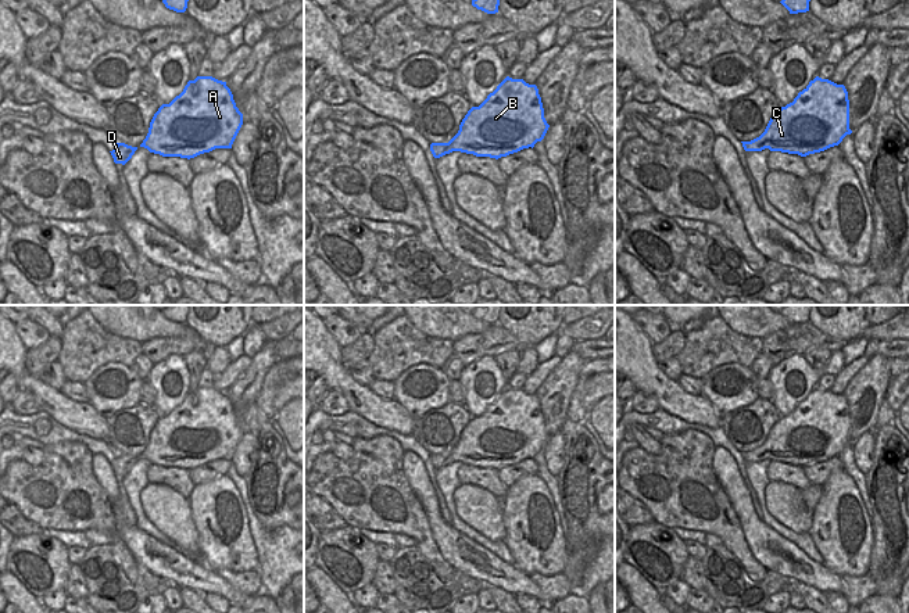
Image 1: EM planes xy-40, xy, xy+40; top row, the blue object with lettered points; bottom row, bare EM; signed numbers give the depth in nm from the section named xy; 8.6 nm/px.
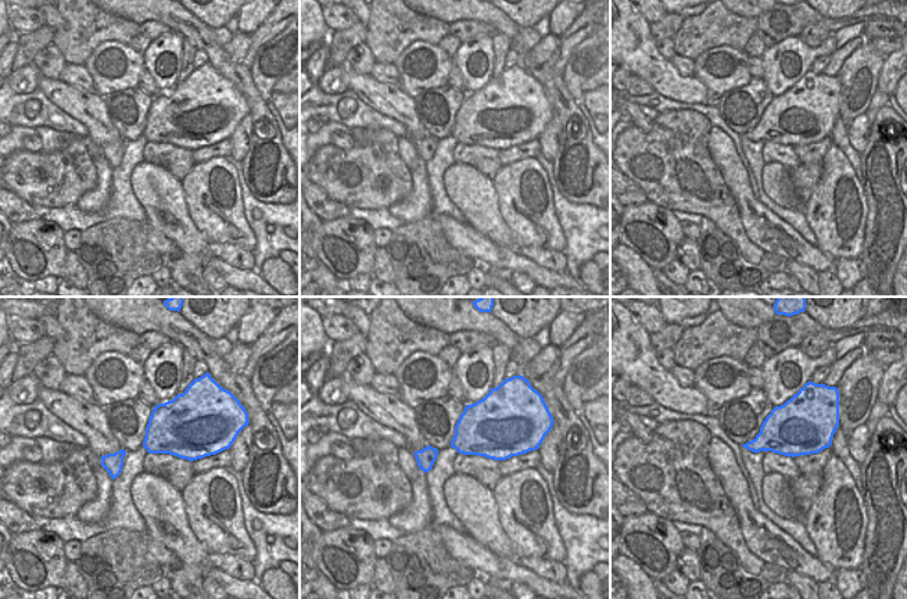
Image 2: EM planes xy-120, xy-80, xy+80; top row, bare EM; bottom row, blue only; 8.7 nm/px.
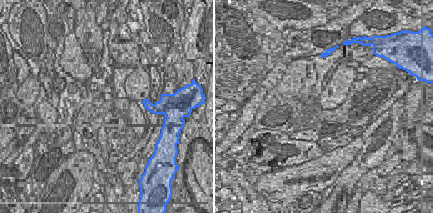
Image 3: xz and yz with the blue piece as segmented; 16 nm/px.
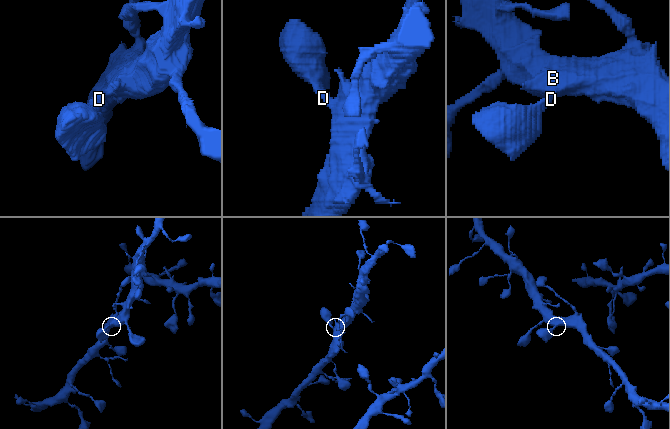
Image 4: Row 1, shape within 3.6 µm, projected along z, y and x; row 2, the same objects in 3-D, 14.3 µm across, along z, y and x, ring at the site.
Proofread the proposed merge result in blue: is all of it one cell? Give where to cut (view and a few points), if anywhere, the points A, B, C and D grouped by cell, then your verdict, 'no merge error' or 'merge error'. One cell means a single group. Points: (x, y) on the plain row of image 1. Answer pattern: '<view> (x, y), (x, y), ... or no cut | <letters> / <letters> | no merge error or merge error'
no cut | A B C D | no merge error

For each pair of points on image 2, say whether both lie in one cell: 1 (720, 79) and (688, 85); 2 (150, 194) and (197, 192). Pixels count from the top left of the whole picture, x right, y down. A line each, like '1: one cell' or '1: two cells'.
1: two cells
2: two cells

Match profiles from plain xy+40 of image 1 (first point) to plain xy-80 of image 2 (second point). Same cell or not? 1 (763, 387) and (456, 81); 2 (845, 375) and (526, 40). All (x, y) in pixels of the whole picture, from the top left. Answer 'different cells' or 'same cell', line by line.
1: same cell
2: different cells

